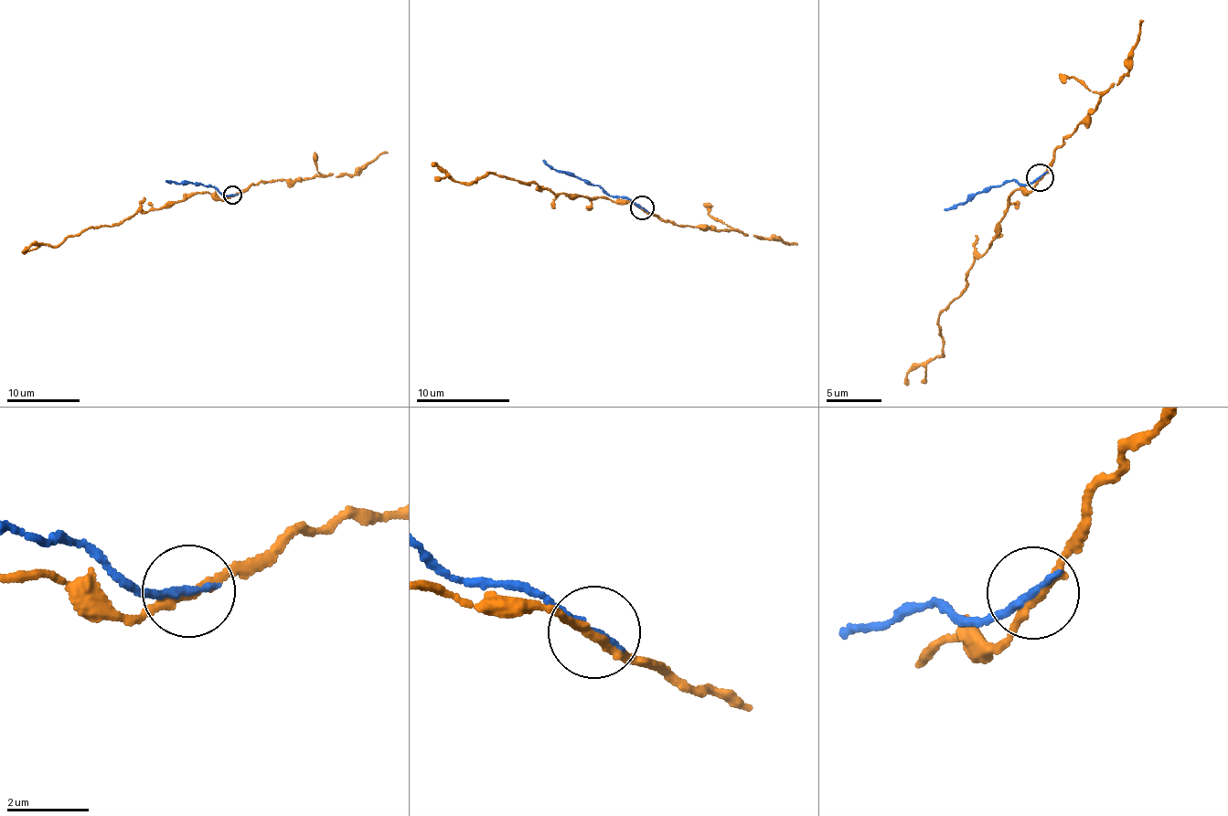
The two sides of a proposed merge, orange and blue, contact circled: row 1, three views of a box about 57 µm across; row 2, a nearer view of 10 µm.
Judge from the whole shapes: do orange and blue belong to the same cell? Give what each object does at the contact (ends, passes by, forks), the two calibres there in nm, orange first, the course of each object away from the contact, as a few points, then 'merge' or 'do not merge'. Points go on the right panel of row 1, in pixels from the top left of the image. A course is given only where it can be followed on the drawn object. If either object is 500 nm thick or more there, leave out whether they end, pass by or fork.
orange passes by; blue ends; calibres 200 and 200 nm; course orange (1040, 178), (1007, 196), (991, 244), (938, 315), (943, 354), (908, 375), (908, 386); course blue (1040, 178), (1021, 185), (1014, 180), (1003, 183), (978, 192), (961, 205), (944, 210); do not merge

